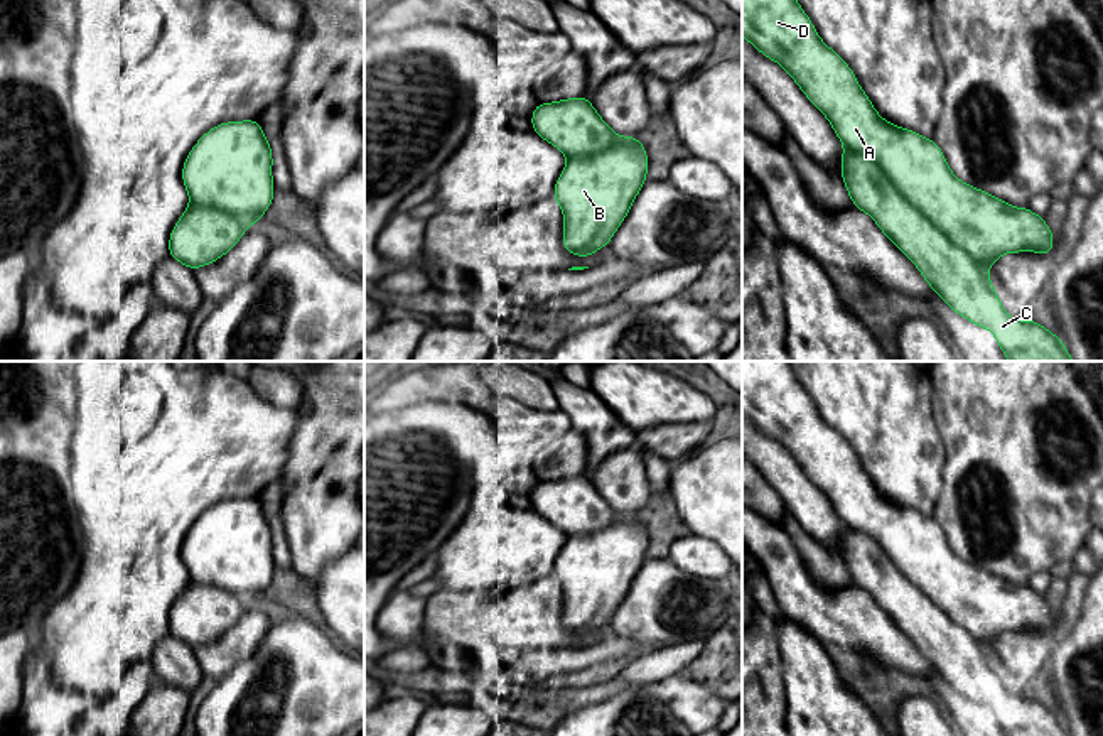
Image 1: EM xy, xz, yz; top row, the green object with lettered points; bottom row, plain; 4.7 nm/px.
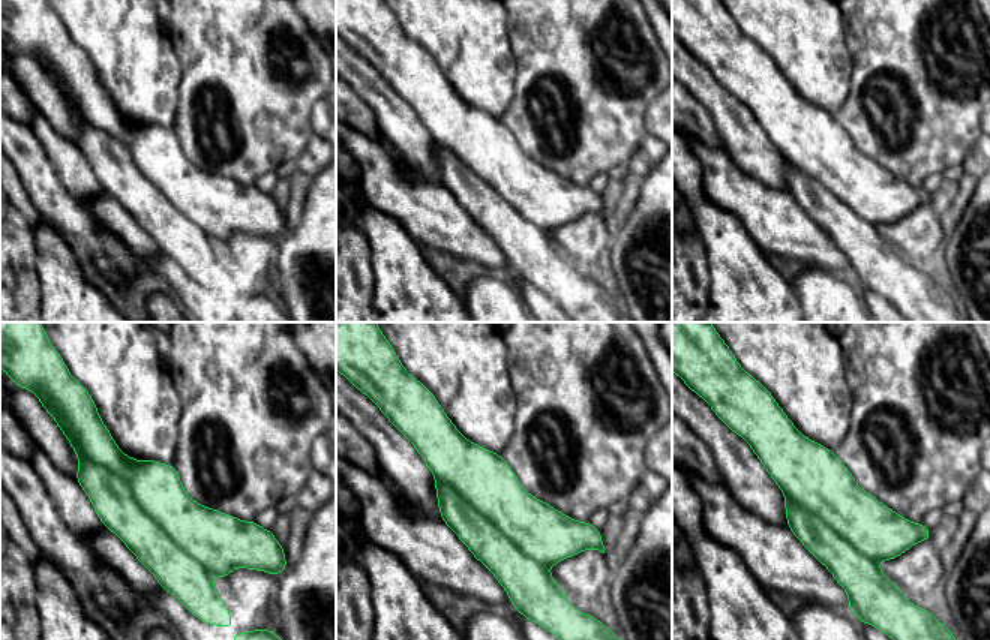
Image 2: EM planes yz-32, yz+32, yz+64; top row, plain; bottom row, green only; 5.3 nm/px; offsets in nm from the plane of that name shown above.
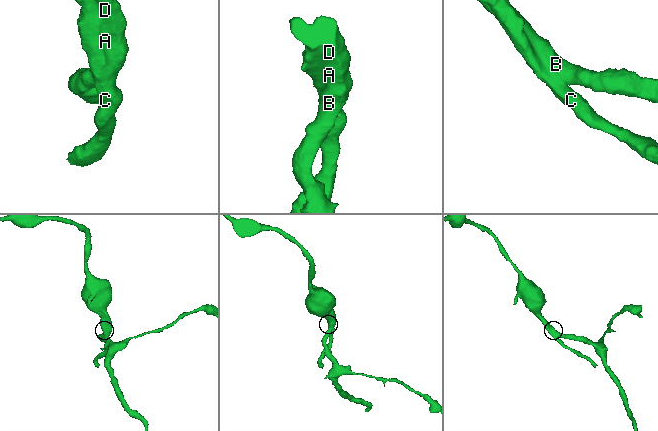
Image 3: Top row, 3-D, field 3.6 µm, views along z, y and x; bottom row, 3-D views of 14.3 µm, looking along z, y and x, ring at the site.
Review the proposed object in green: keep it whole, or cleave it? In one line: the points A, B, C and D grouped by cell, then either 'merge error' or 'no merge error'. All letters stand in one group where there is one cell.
A B C D; no merge error

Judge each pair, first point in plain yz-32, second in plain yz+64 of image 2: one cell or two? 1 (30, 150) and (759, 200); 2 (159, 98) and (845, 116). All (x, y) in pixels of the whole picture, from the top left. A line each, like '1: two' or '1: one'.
1: one
2: two

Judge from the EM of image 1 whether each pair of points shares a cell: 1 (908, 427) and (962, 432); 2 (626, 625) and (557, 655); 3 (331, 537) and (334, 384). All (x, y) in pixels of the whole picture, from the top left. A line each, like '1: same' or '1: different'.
1: different
2: different
3: same

